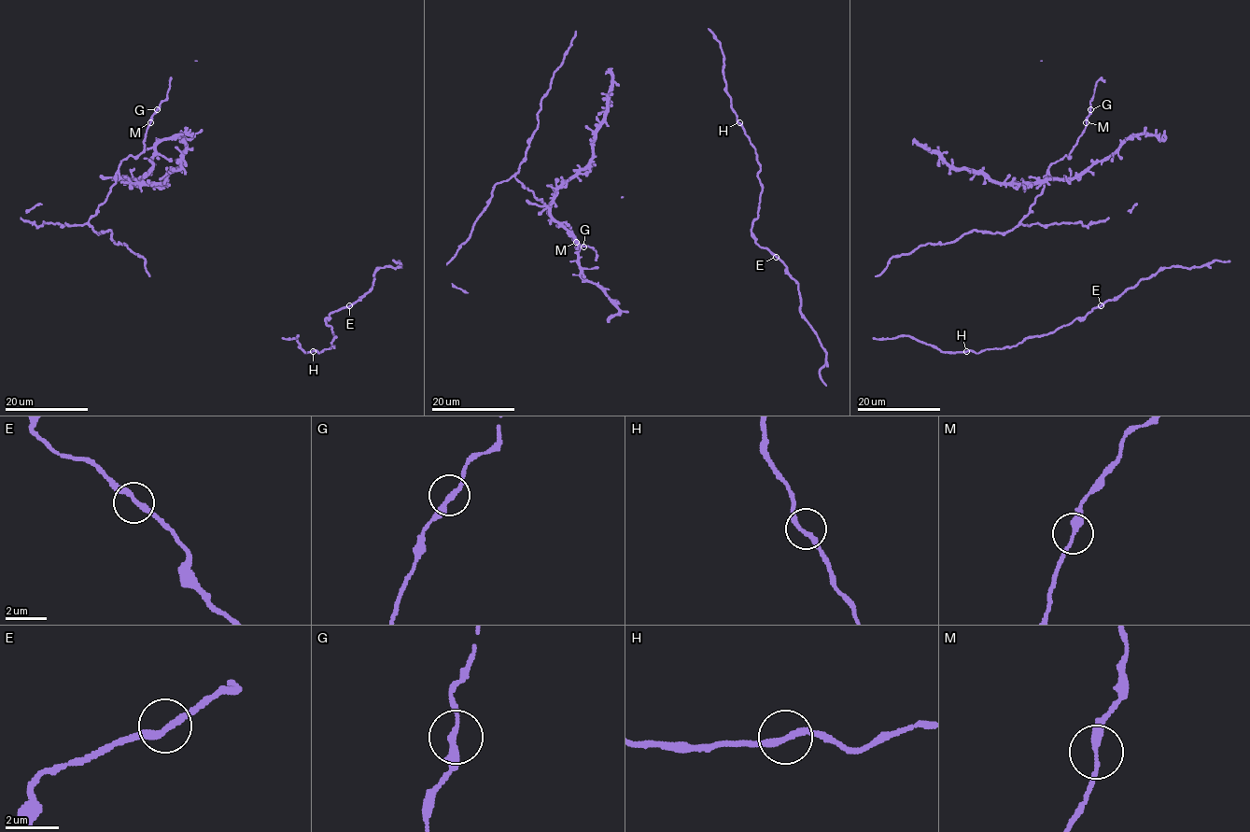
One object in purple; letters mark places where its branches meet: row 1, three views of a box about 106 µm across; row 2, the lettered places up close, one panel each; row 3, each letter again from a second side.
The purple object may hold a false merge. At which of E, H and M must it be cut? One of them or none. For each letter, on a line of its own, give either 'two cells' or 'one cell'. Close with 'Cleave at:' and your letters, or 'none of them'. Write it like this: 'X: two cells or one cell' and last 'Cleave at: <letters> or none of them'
E: one cell
H: one cell
M: one cell
Cleave at: none of them

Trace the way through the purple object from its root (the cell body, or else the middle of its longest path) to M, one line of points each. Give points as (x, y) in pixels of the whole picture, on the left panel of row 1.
M: (149, 276), (140, 256), (116, 244), (109, 230), (96, 232), (89, 223), (120, 162), (144, 150), (149, 122)

